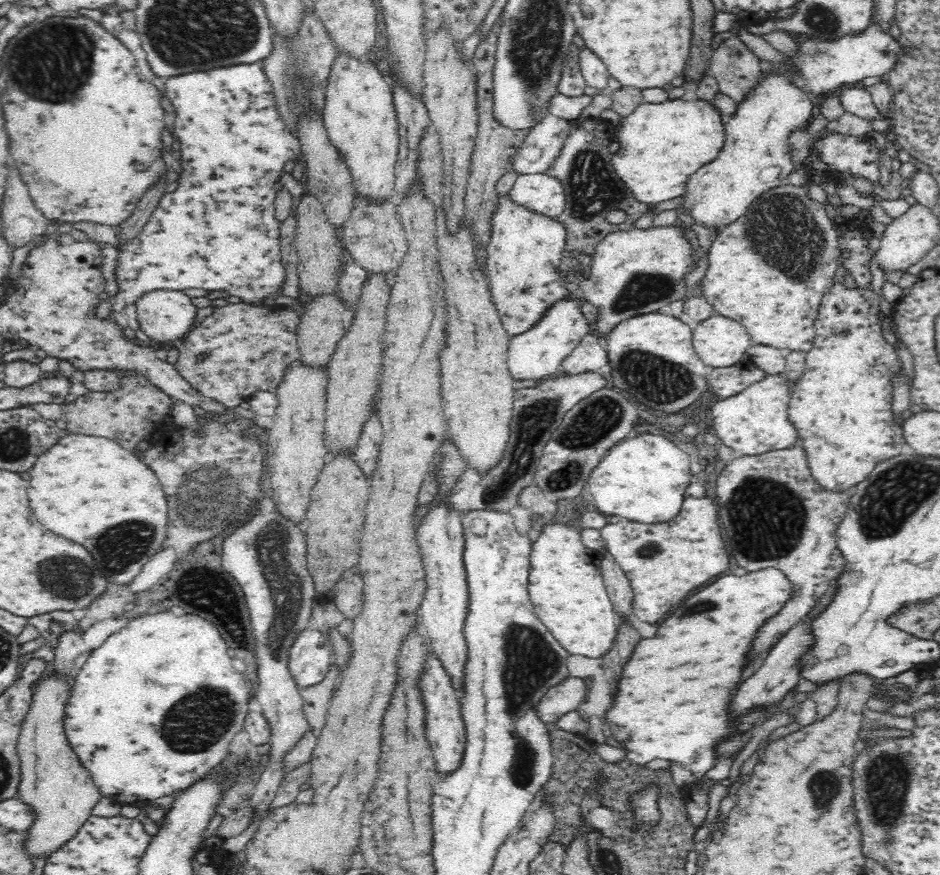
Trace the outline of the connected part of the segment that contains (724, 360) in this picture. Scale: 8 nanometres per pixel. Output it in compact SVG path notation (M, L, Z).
M720 314L692 323L692 329L695 352L705 366L713 369L745 361L746 352L753 344L745 328Z

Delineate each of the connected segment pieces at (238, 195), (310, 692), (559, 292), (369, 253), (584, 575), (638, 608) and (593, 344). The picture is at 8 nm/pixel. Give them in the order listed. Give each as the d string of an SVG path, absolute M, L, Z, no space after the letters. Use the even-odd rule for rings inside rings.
M254 62L164 80L165 96L176 112L173 134L180 142L182 174L176 192L162 196L142 232L118 251L115 269L118 292L112 302L113 312L122 312L126 304L135 303L141 294L151 290L188 288L202 288L207 293L224 290L241 303L258 308L266 305L270 296L276 297L284 286L286 267L280 253L280 222L274 202L282 186L280 174L284 164L301 157L301 153L298 137L278 112L272 81L262 68L261 62Z
M332 665L318 684L302 687L299 690L303 700L303 712L310 730L317 733L326 724L327 706L339 680L340 672Z
M500 196L490 217L491 233L485 246L486 258L482 262L487 272L491 300L494 300L504 330L511 336L522 334L539 321L541 314L559 297L569 294L566 286L568 272L562 252L566 249L565 224L553 216L546 216L518 203L508 196Z
M395 198L382 204L356 202L348 220L339 230L345 254L370 275L385 275L400 268L401 261L408 254L408 243L396 216Z
M562 522L546 524L530 552L530 600L534 612L552 636L570 652L588 658L602 658L618 634L616 614L602 582L602 572L588 556L580 531Z
M688 496L682 502L678 516L668 522L648 524L620 520L615 524L606 523L599 532L604 546L608 546L606 551L612 554L632 584L634 614L648 624L666 618L674 606L690 596L688 592L698 590L714 576L728 570L728 552L724 548L716 505L709 496ZM636 554L646 556L646 560L636 560Z
M588 333L578 347L561 363L561 371L568 374L607 371L609 359L600 335Z

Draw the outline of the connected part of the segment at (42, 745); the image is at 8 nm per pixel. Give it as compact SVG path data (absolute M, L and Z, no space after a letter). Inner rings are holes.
M52 673L38 681L33 687L33 704L30 712L26 714L22 732L18 738L17 753L21 764L21 782L18 788L18 797L25 803L34 807L36 823L32 825L29 834L29 852L33 857L48 856L60 848L64 842L74 838L82 825L86 823L91 814L92 807L102 798L100 789L94 784L90 771L78 758L66 737L66 706L70 696L70 683L61 680L57 674Z

